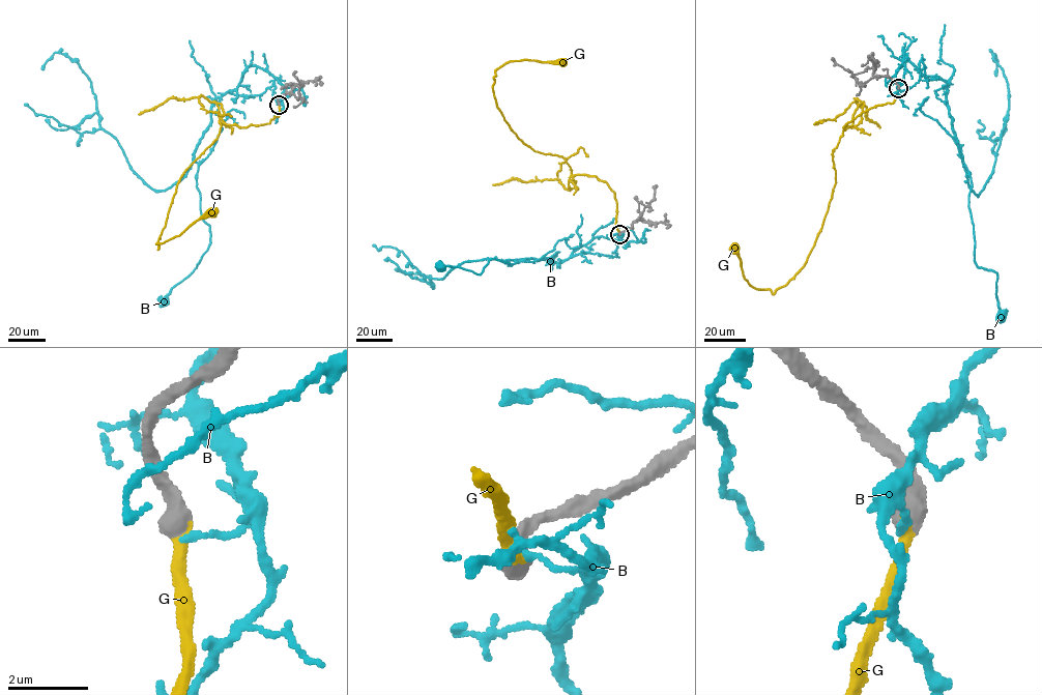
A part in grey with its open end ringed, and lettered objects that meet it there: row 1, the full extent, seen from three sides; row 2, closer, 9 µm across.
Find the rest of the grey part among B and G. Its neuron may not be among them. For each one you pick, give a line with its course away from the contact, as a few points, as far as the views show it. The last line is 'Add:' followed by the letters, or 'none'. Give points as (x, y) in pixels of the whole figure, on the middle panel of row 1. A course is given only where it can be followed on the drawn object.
G: it runs (619, 233), (606, 182), (574, 175), (570, 190), (566, 158), (524, 143), (497, 107), (504, 64), (562, 62)
Add: G

